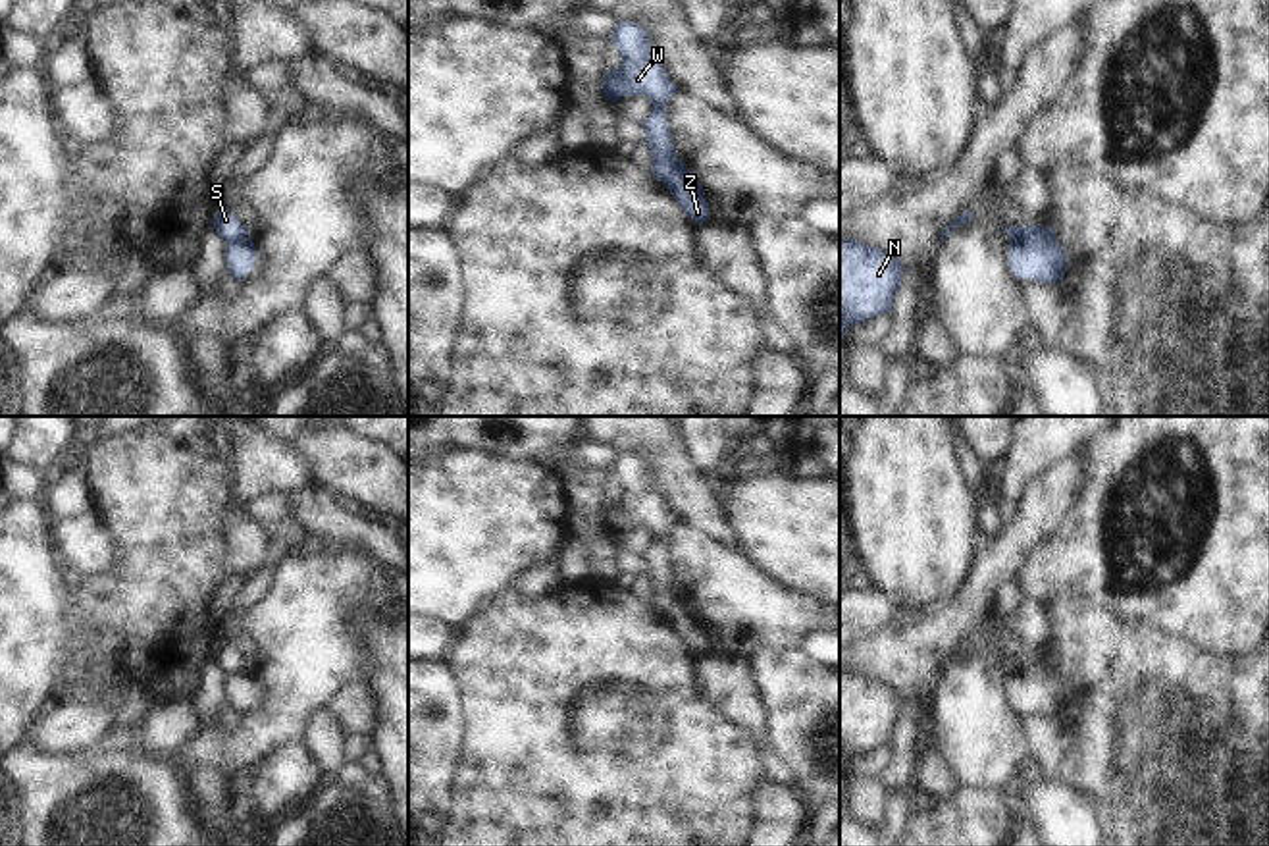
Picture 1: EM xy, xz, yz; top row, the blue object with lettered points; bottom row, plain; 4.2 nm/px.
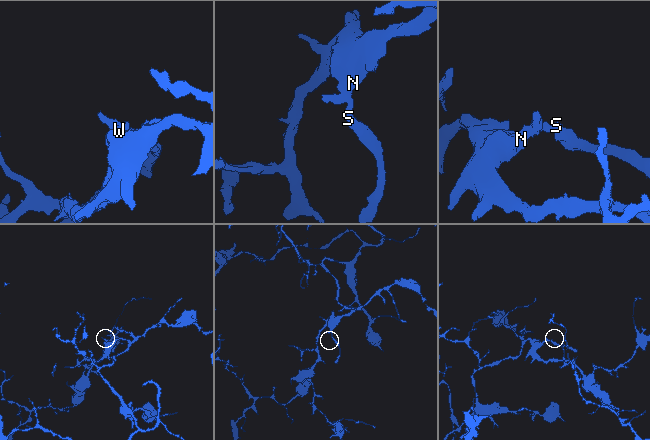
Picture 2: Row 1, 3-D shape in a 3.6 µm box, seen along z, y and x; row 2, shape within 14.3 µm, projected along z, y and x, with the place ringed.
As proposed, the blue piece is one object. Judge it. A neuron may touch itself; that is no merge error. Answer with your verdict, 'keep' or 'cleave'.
cleave

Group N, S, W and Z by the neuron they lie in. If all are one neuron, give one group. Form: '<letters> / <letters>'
N S W / Z

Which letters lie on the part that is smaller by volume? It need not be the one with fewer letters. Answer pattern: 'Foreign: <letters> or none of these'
Foreign: Z

